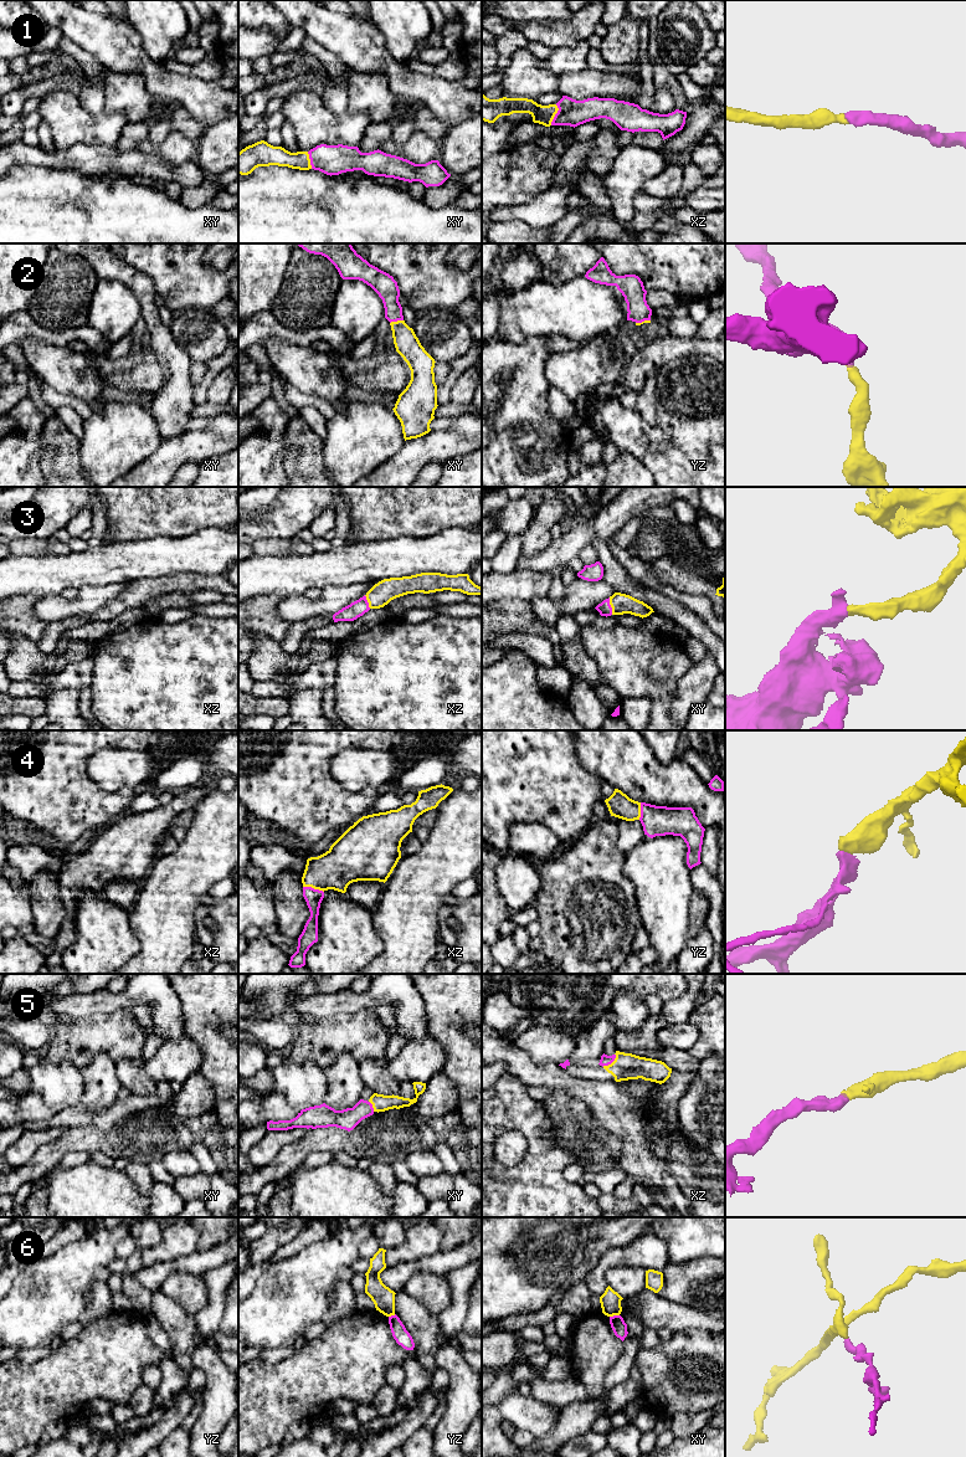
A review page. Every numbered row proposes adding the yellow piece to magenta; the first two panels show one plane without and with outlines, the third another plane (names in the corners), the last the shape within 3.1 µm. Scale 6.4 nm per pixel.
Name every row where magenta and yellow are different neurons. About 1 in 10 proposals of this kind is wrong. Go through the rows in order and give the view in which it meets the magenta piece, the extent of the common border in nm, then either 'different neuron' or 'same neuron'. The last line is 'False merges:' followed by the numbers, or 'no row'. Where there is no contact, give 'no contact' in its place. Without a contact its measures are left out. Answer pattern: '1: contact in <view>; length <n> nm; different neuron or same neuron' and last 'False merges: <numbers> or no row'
1: contact in xz; length 140 nm; same neuron
2: contact in xy; length 90 nm; same neuron
3: contact in xy; length 110 nm; same neuron
4: contact in xz; length 140 nm; same neuron
5: contact in xz; length 120 nm; same neuron
6: contact in xy; length 70 nm; different neuron
False merges: 6

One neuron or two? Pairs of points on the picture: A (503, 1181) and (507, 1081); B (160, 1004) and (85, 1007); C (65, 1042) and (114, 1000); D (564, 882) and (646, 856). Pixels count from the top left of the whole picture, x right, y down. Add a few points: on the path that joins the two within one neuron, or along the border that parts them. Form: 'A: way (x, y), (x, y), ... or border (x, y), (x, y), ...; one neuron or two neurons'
A: way (530, 1163), (534, 1159), (534, 1125), (517, 1108); one neuron
B: way (142, 998), (103, 1001); one neuron
C: border (126, 1007), (107, 1014), (71, 1016); two neurons
D: border (625, 855), (623, 875), (631, 882), (635, 891); two neurons

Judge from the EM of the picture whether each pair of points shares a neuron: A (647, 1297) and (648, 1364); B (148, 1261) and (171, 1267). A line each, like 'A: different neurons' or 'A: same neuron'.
A: different neurons
B: different neurons

